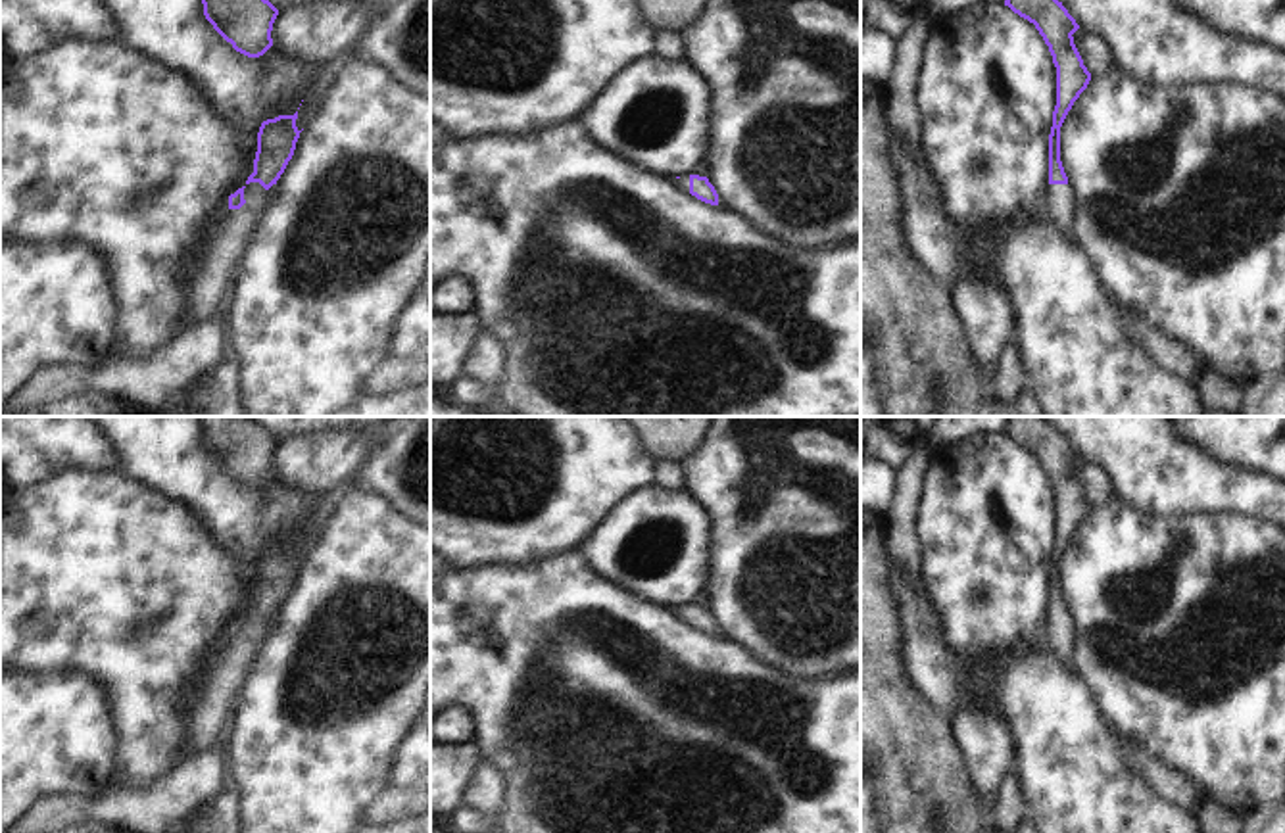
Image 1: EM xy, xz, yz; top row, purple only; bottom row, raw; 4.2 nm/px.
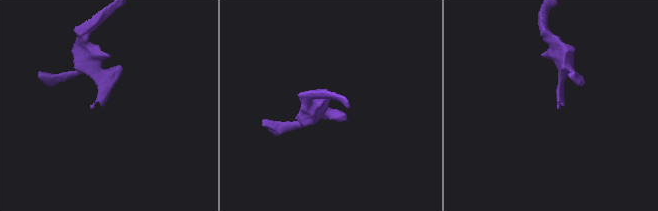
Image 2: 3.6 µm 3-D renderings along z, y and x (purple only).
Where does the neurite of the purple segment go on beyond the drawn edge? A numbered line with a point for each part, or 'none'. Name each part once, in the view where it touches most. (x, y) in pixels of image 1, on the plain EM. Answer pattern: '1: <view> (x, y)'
1: xy (206, 724)

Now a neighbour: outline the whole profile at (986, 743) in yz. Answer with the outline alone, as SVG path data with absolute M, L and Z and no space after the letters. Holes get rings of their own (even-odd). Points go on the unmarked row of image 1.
M958 710L953 737L962 752L970 781L991 820L1005 777L1014 766L1014 743L1006 722L993 710Z

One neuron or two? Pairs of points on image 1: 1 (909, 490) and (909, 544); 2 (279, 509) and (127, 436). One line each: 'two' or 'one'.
1: one
2: one

